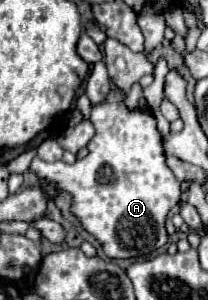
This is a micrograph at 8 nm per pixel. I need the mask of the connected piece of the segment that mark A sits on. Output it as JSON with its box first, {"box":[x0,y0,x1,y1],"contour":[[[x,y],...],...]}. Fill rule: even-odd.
{"box":[30,86,182,258],"contour":[[[112,86],[108,100],[92,108],[90,122],[96,128],[96,136],[88,144],[90,154],[86,158],[76,160],[74,164],[64,164],[62,160],[44,162],[40,158],[34,158],[30,170],[34,170],[42,182],[56,184],[56,192],[52,192],[54,196],[62,190],[72,194],[72,212],[80,218],[82,226],[102,244],[108,258],[140,258],[168,242],[164,220],[170,208],[178,204],[182,190],[180,182],[164,162],[164,146],[162,136],[156,128],[156,118],[150,112],[128,110],[122,104],[122,98],[124,92]]]}

